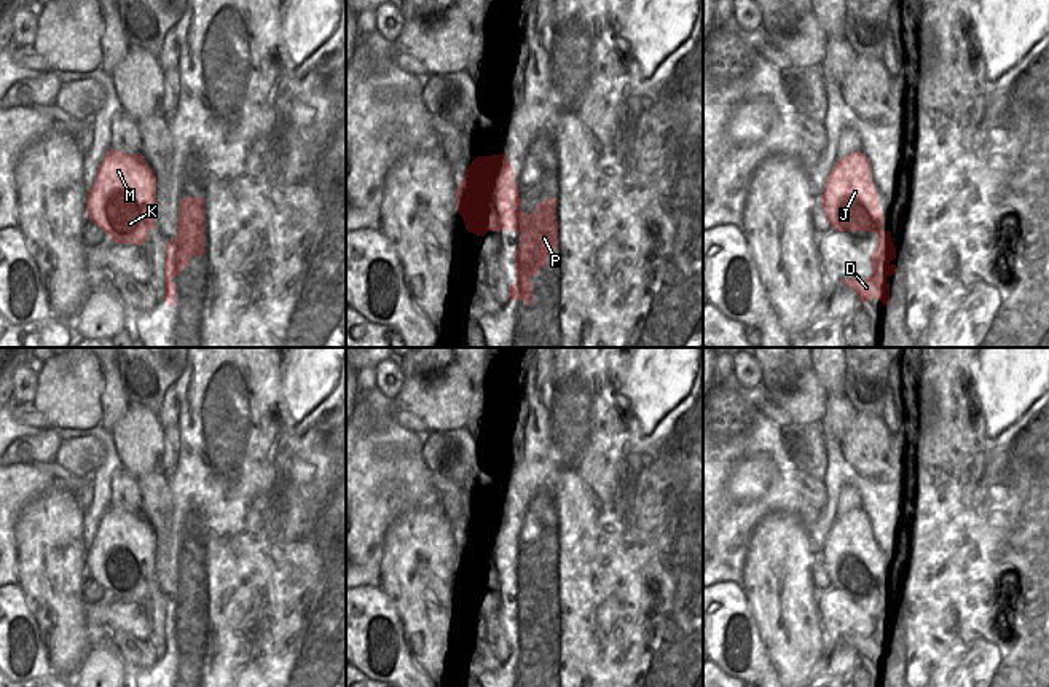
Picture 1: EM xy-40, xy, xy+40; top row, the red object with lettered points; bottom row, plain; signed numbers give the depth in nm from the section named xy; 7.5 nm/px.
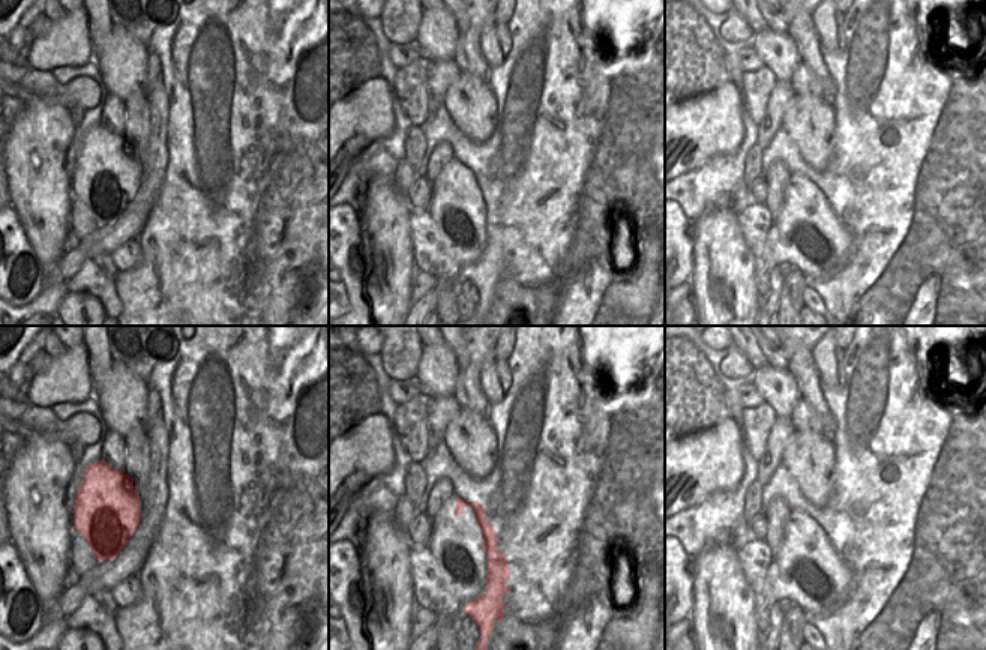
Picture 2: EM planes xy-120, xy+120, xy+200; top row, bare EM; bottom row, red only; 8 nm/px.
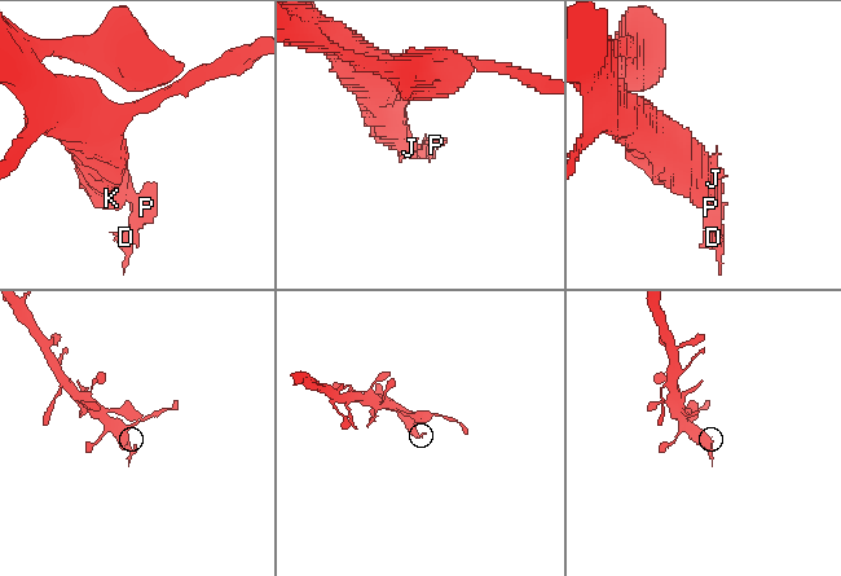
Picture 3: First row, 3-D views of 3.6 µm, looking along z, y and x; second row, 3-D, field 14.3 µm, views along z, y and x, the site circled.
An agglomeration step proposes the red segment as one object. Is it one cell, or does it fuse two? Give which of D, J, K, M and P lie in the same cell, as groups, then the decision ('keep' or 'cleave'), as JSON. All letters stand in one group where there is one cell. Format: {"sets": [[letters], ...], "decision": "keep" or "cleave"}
{"sets": [["D", "P"], ["J", "K", "M"]], "decision": "cleave"}

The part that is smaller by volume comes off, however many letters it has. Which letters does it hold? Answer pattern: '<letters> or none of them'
D, P

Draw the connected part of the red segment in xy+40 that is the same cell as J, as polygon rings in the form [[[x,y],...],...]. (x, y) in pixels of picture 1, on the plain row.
[[[859,507],[839,515],[826,536],[821,564],[835,588],[870,588],[883,585],[870,520]]]

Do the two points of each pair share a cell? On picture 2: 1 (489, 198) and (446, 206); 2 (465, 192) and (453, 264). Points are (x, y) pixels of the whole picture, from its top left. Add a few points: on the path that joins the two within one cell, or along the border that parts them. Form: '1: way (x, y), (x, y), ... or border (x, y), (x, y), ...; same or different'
1: way (479, 201), (462, 201), (456, 206); same
2: way (446, 206), (440, 213), (438, 222), (450, 245); same

